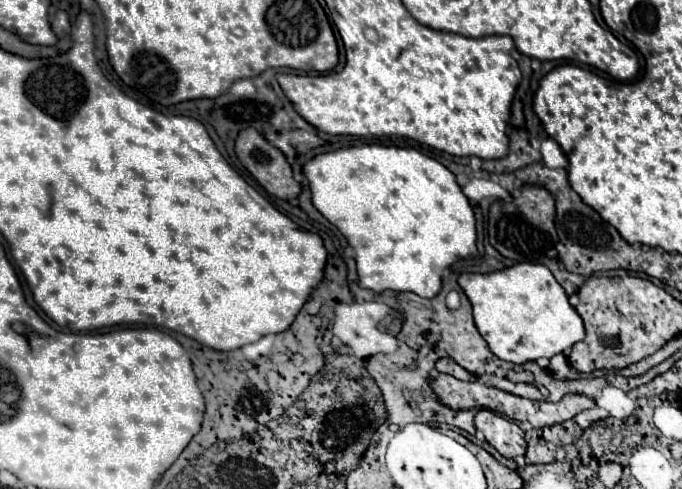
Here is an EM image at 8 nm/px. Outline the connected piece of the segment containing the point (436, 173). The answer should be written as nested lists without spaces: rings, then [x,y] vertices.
[[[379,144],[349,146],[315,156],[303,166],[303,174],[309,180],[313,206],[331,224],[335,224],[355,248],[361,288],[369,288],[373,292],[407,290],[423,298],[435,298],[441,290],[443,270],[457,260],[477,256],[475,214],[453,172],[413,148]]]

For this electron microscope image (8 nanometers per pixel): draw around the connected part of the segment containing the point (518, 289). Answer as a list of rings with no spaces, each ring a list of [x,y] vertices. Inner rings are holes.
[[[521,262],[493,274],[463,274],[461,288],[473,304],[473,318],[479,334],[491,352],[513,364],[537,358],[551,358],[585,338],[583,320],[569,304],[563,286],[543,264]]]

